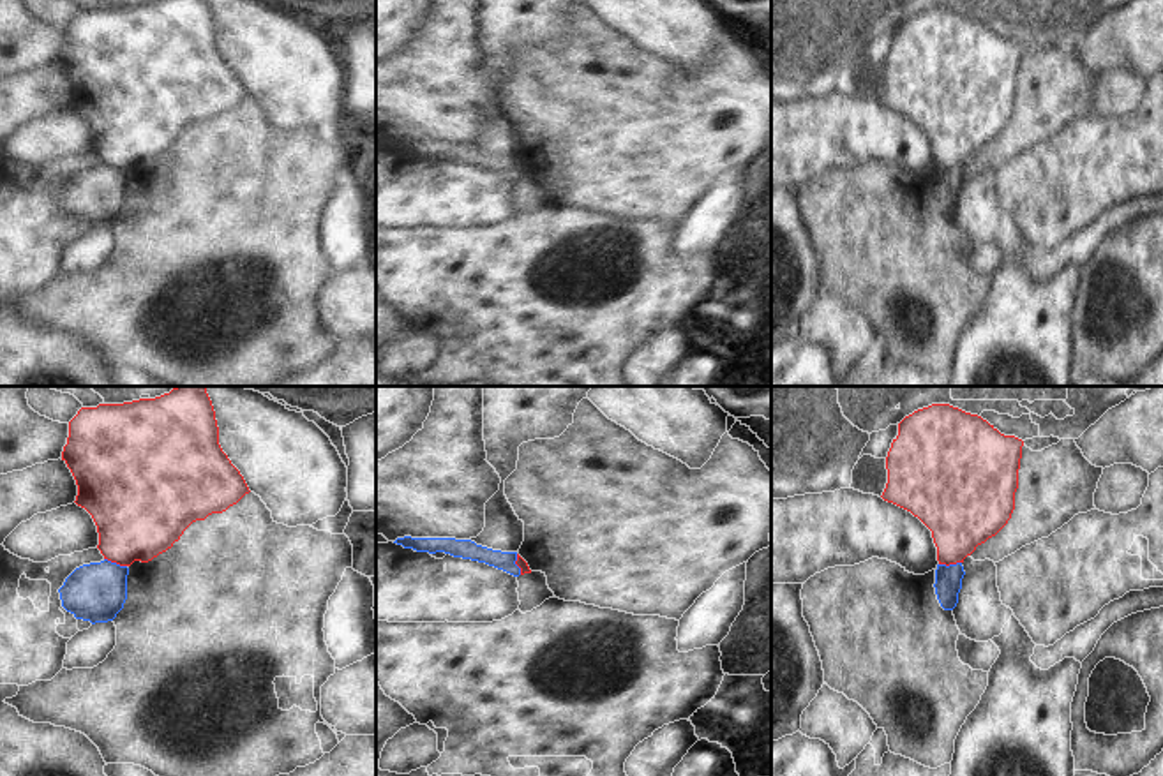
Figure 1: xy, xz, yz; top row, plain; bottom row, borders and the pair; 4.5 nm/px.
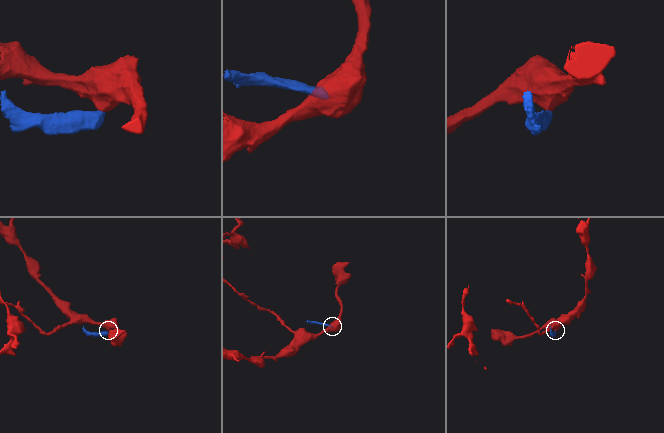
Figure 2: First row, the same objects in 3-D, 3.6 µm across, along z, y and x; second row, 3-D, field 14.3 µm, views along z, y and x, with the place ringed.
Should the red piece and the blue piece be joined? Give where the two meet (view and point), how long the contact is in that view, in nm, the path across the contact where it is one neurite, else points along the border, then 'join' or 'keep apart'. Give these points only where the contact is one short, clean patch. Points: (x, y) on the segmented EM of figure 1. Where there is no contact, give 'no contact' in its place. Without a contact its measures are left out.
xy (115, 561) | 110 nm | along xy (105, 558), (126, 567) | keep apart

